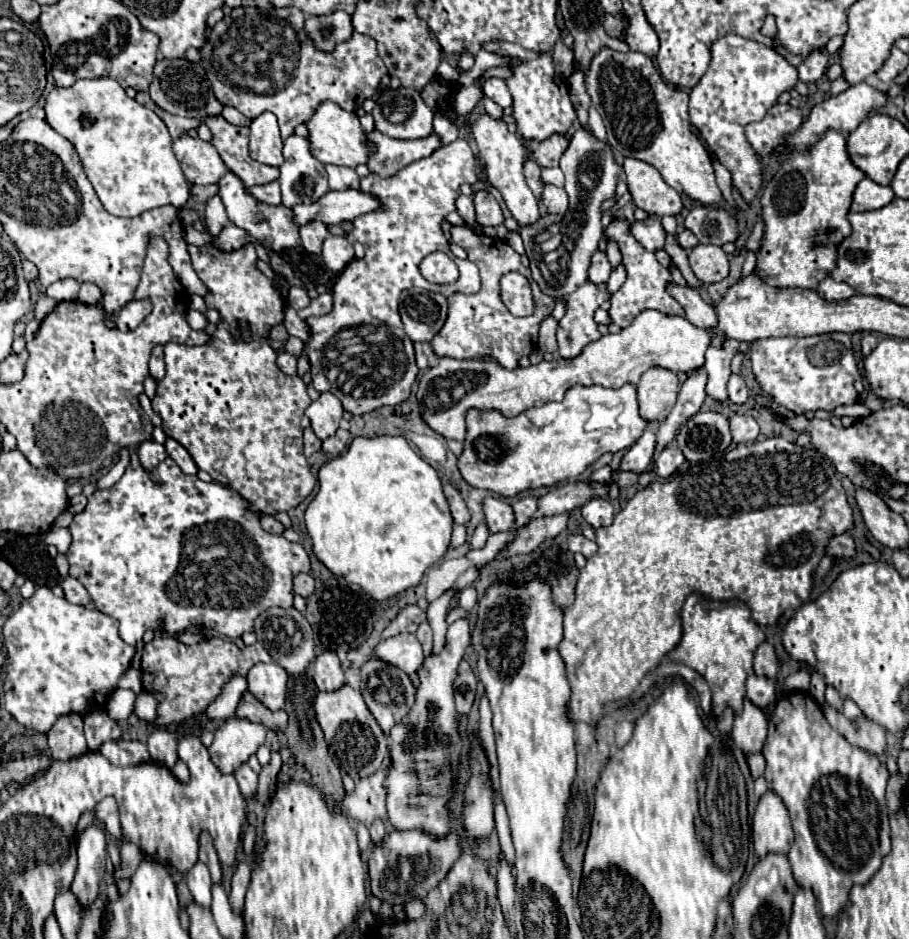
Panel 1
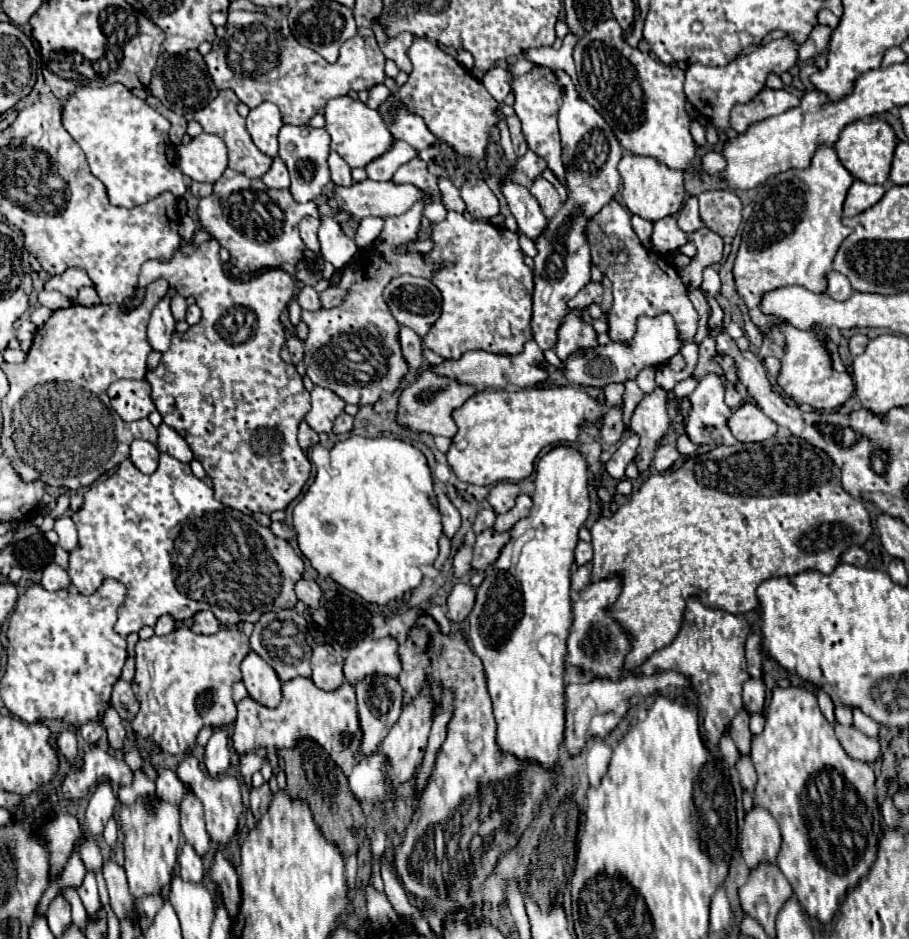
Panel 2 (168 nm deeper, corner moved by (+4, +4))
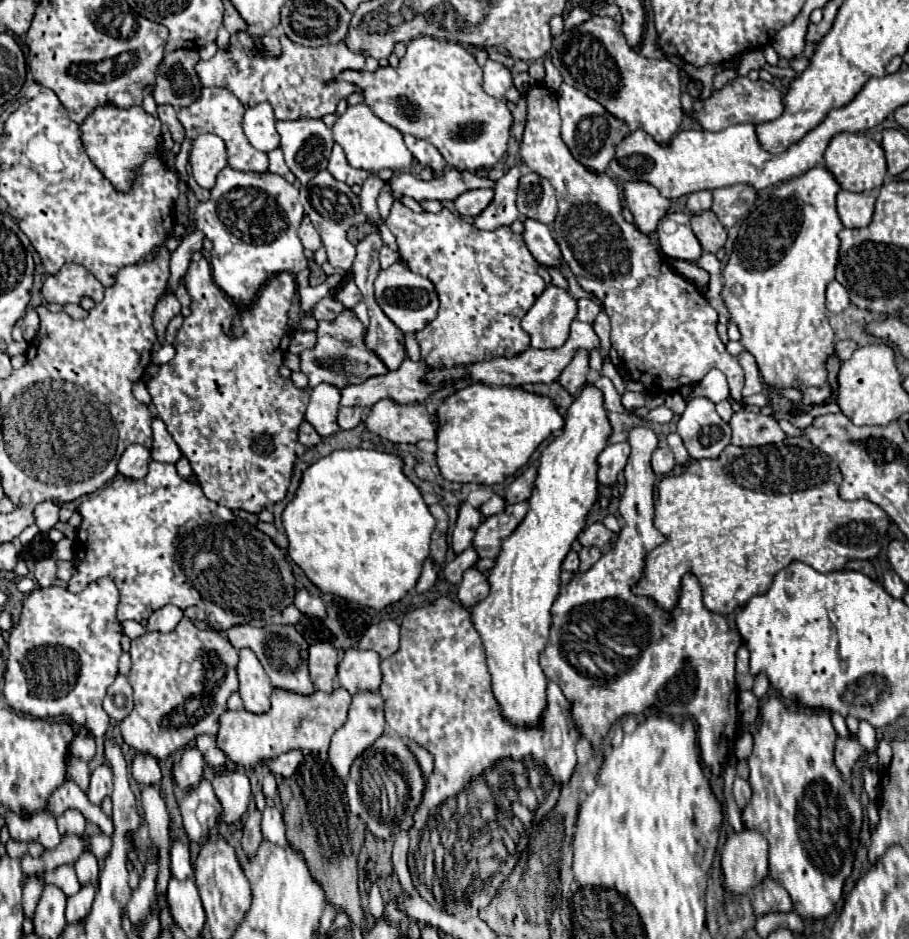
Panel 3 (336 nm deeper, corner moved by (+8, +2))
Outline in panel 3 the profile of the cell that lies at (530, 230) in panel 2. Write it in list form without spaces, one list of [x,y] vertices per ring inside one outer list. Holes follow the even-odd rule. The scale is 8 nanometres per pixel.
[[[525,220],[525,244],[529,248],[529,252],[533,254],[533,258],[541,264],[541,266],[551,266],[551,268],[561,268],[563,260],[561,260],[561,252],[557,248],[557,242],[551,236],[551,230],[537,222],[537,220]]]

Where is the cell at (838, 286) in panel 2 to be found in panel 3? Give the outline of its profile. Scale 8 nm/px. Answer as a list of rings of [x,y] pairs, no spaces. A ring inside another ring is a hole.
[[[837,280],[829,282],[829,286],[827,286],[827,310],[837,314],[837,312],[843,312],[847,306],[849,306],[847,290]]]

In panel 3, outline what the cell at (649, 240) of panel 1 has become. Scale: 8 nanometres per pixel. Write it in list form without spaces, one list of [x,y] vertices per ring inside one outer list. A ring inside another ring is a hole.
[[[685,212],[665,214],[659,222],[657,238],[661,242],[661,250],[665,256],[697,262],[703,254],[703,248],[691,230],[689,214]]]

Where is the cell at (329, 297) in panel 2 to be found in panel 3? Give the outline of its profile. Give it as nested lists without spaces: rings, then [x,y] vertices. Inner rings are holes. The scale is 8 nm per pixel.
[[[349,280],[335,296],[337,296],[337,300],[341,300],[347,308],[353,308],[355,304],[359,304],[359,302],[363,300],[363,296],[361,296],[361,292],[359,292],[359,288],[357,288],[357,284],[355,284],[353,280]]]

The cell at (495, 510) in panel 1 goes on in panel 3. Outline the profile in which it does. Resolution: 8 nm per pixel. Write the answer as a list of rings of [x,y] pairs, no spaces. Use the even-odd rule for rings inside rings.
[[[531,464],[529,468],[525,468],[525,472],[505,488],[505,500],[507,504],[515,504],[515,502],[523,502],[531,496],[531,490],[533,490],[533,482],[537,478],[537,466]]]

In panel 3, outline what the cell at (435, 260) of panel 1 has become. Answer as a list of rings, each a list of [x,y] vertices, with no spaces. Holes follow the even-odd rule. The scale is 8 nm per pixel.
[[[393,202],[393,208],[385,224],[397,238],[399,254],[401,260],[405,260],[405,266],[415,274],[429,278],[439,294],[437,318],[415,334],[421,346],[421,358],[429,366],[433,368],[467,366],[493,358],[511,358],[527,350],[529,334],[521,328],[521,318],[543,294],[547,284],[537,274],[539,264],[527,250],[521,234],[513,234],[509,226],[501,226],[491,232],[477,230],[473,224],[465,222],[461,216],[449,212],[447,208],[443,208],[437,214],[431,212],[417,214],[405,208],[401,202]]]

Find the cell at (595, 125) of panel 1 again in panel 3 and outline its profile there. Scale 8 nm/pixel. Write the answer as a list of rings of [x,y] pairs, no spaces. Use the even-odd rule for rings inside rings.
[[[573,8],[571,14],[565,20],[565,28],[573,28],[573,26],[577,26],[577,24],[589,20],[589,18],[591,18],[591,12],[587,12],[585,8]]]

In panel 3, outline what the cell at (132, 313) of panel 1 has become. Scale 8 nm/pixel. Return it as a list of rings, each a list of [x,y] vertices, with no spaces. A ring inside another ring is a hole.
[[[201,258],[199,262],[191,262],[187,270],[187,290],[193,298],[191,316],[189,308],[181,310],[181,316],[187,318],[173,342],[177,354],[147,382],[147,390],[159,410],[159,418],[169,428],[181,454],[191,462],[193,474],[205,496],[225,508],[241,508],[257,514],[265,506],[283,500],[287,494],[295,464],[297,430],[309,402],[309,392],[295,388],[291,380],[279,376],[279,366],[291,342],[287,322],[289,306],[297,292],[295,276],[289,272],[277,274],[261,288],[251,306],[237,306],[231,304],[225,292],[215,284],[209,262]],[[229,440],[235,440],[235,450],[227,446]]]

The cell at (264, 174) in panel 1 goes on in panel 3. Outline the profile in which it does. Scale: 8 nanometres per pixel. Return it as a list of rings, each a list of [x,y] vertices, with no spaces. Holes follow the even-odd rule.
[[[201,88],[201,96],[187,108],[181,108],[179,112],[179,120],[181,124],[185,126],[185,132],[187,132],[187,140],[195,140],[199,134],[205,134],[205,132],[213,132],[217,136],[221,136],[227,144],[227,164],[231,168],[237,168],[241,172],[265,172],[267,166],[269,166],[269,160],[267,160],[267,154],[253,148],[247,140],[247,136],[243,134],[243,128],[241,128],[241,120],[243,120],[243,104],[225,88]]]

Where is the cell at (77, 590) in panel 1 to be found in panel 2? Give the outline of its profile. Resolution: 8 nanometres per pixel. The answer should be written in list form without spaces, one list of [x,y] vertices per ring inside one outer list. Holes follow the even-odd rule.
[[[49,564],[45,570],[43,570],[43,576],[41,576],[41,586],[45,590],[67,590],[71,586],[71,578],[69,578],[69,572],[65,568],[61,568],[59,564]]]

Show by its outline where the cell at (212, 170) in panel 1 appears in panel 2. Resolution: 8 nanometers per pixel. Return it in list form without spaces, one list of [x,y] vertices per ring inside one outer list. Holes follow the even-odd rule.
[[[201,134],[197,138],[193,138],[189,144],[179,144],[177,146],[177,164],[181,168],[181,172],[185,176],[189,176],[195,182],[217,182],[221,178],[221,174],[227,168],[227,150],[225,144],[221,142],[221,138],[217,138],[215,134]]]

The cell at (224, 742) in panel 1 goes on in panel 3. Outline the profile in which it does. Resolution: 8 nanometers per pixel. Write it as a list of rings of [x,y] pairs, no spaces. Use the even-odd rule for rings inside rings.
[[[187,748],[181,760],[173,764],[171,776],[181,790],[189,790],[191,786],[199,784],[199,780],[203,778],[203,768],[205,768],[203,754],[197,748]]]

